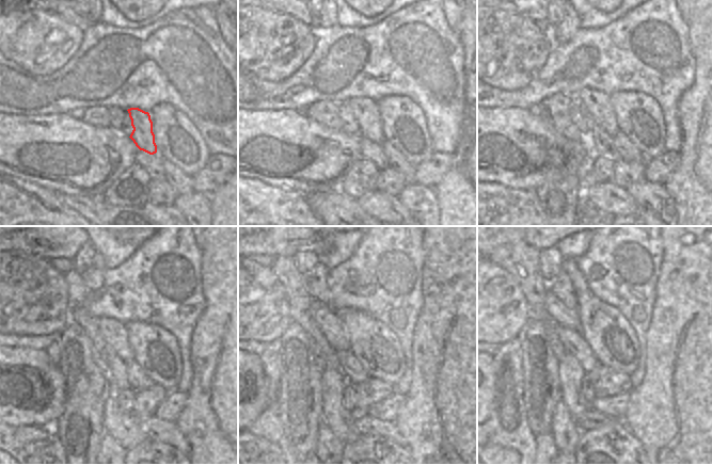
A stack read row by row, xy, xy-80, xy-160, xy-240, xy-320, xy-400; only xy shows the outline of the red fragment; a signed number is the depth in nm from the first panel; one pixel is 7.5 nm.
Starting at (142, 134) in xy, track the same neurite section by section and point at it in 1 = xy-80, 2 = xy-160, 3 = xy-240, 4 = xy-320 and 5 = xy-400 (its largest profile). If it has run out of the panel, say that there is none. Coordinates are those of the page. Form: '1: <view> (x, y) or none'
1: xy-80 (365, 110)
2: xy-160 (597, 103)
3: xy-240 (113, 332)
4: xy-320 (331, 318)
5: xy-400 (560, 314)

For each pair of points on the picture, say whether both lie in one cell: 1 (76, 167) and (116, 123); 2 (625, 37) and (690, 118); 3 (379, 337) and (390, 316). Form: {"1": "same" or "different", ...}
{"1": "different", "2": "different", "3": "different"}

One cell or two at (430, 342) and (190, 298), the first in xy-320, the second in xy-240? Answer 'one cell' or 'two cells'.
two cells

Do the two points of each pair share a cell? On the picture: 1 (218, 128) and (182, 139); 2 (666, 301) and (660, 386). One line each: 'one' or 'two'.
1: two
2: one

